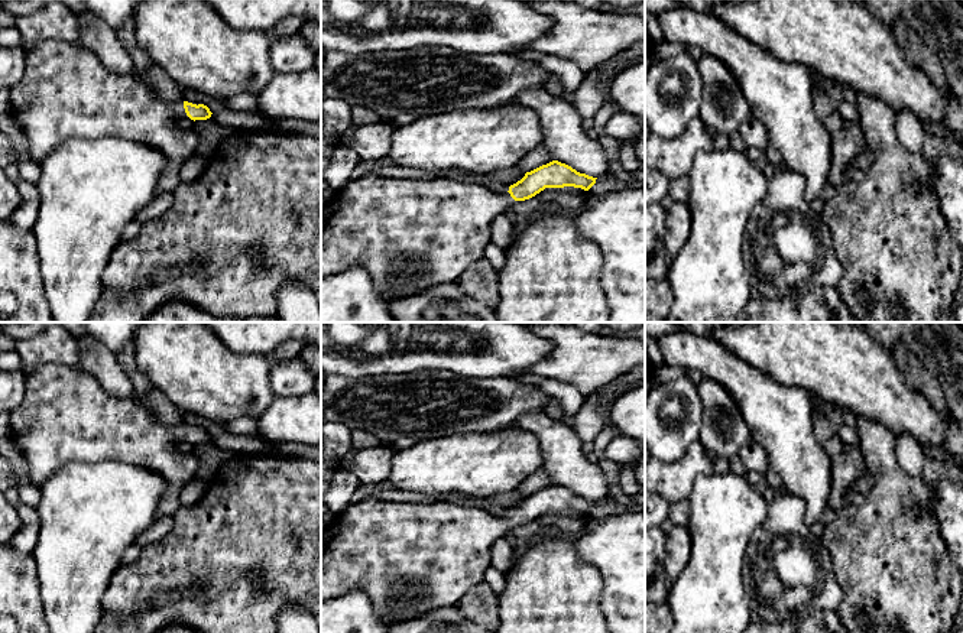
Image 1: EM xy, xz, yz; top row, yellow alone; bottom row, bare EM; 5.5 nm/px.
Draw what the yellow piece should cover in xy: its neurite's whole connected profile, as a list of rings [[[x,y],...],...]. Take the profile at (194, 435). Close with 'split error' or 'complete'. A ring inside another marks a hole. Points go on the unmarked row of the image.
[[[46,363],[22,370],[26,379],[26,393],[22,403],[10,412],[10,436],[27,461],[32,486],[40,488],[58,468],[71,461],[119,460],[146,467],[165,480],[166,488],[156,507],[155,520],[174,516],[182,507],[181,493],[184,487],[191,481],[200,480],[200,460],[195,454],[179,452],[175,445],[187,441],[194,445],[207,444],[213,438],[207,429],[197,429],[188,425],[165,426],[150,415],[139,397],[111,396],[94,376],[77,369]]] | split error

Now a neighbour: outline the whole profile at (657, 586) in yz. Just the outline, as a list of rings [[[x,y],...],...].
[[[661,528],[645,529],[645,601],[667,601],[669,584],[664,569],[667,558],[667,533]]]

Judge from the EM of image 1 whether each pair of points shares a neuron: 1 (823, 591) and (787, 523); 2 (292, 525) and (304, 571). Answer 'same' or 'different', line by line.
1: same
2: same

